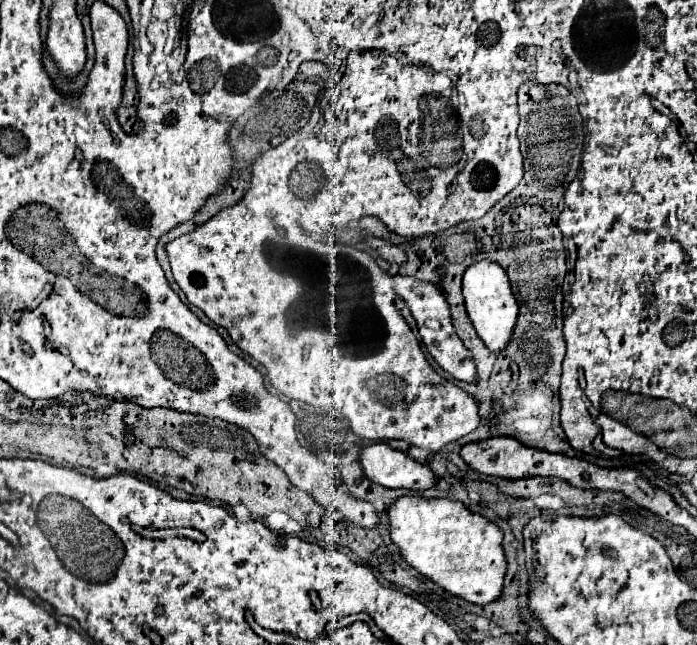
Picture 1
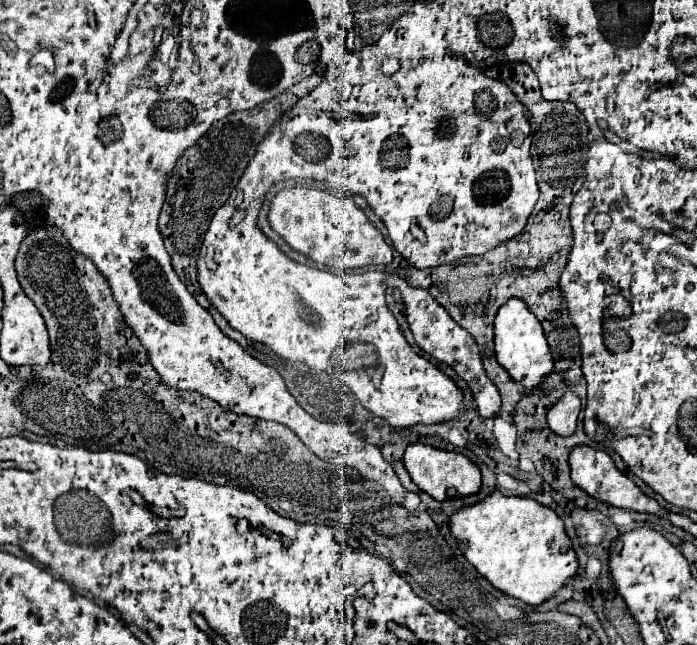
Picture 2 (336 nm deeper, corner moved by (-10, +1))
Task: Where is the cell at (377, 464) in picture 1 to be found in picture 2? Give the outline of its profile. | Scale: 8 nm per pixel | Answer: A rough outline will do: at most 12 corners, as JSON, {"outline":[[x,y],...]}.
{"outline":[[422,443],[404,453],[410,477],[436,501],[480,491],[462,453]]}

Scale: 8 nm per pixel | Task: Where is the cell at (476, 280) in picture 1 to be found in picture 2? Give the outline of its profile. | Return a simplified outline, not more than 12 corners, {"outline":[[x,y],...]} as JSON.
{"outline":[[522,299],[494,321],[496,359],[530,395],[554,371]]}

